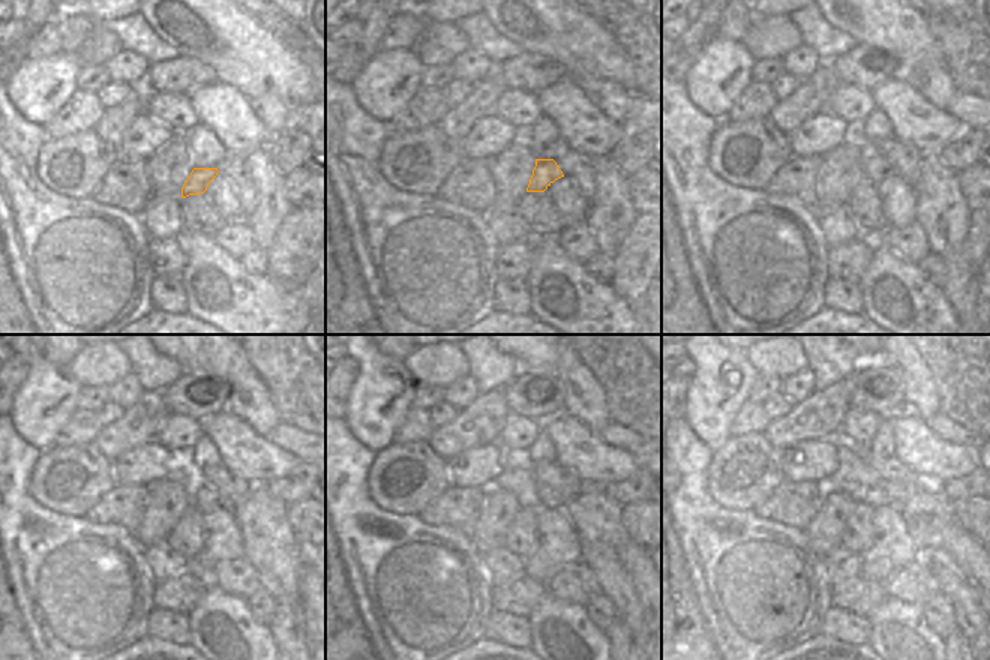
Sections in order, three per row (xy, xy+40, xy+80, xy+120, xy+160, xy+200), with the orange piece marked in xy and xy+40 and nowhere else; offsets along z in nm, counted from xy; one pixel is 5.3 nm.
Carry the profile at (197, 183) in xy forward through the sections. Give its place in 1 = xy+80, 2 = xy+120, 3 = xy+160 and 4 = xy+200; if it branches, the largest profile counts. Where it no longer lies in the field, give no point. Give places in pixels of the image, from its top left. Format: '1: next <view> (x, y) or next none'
1: next xy+80 (876, 168)
2: next xy+120 (206, 500)
3: next xy+160 (548, 500)
4: next xy+200 (899, 492)

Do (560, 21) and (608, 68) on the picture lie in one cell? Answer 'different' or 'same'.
same

